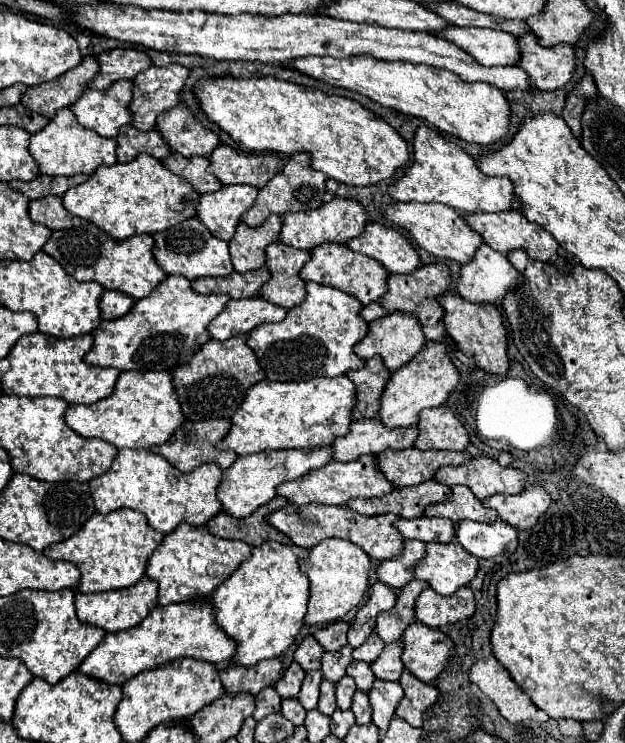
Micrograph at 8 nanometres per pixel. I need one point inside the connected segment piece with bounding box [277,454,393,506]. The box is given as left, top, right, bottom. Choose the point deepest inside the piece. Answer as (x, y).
(337, 482)

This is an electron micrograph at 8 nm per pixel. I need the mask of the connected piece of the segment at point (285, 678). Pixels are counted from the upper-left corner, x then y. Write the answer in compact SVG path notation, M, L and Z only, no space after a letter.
M291 662L291 666L285 670L285 674L277 680L275 690L281 698L297 698L301 682L303 682L305 672L301 670L301 666L297 662Z

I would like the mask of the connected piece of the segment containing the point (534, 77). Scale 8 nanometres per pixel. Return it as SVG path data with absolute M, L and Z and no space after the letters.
M531 34L517 36L517 42L521 50L517 66L527 72L531 86L537 90L555 90L571 80L575 70L573 46L555 44L545 48Z

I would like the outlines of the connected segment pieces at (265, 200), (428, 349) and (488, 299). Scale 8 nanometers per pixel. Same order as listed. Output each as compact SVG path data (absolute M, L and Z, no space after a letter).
M293 154L283 170L271 178L257 194L255 204L241 216L241 222L247 226L259 226L263 220L267 220L271 214L287 214L287 212L301 212L301 210L313 210L323 204L325 196L325 174L311 168L311 156L309 154Z
M429 340L421 352L411 358L409 364L401 366L397 372L391 374L383 394L381 394L381 408L379 408L379 420L387 428L409 428L417 424L417 416L425 408L435 408L445 404L447 396L459 382L459 372L453 368L447 352L449 352L449 340L433 342Z
M487 244L479 246L475 256L461 266L457 278L459 296L477 302L477 304L499 304L515 284L521 282L519 272L511 262L489 248Z

